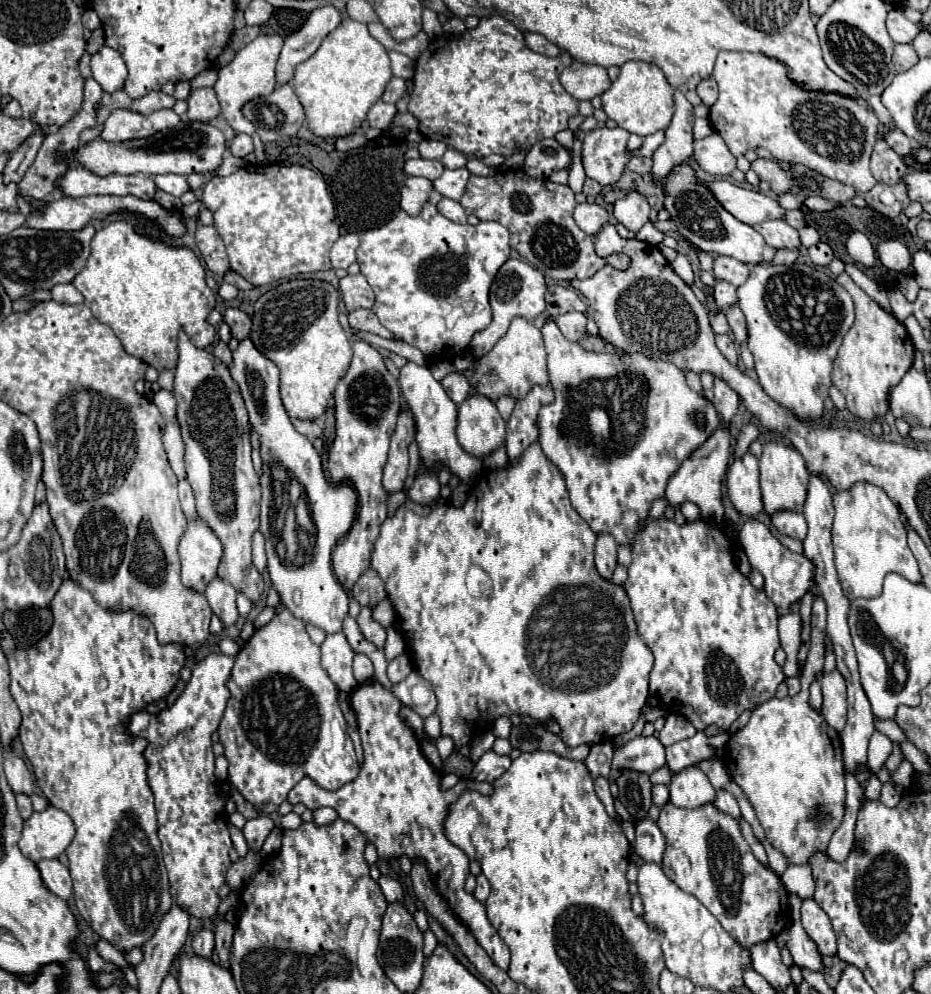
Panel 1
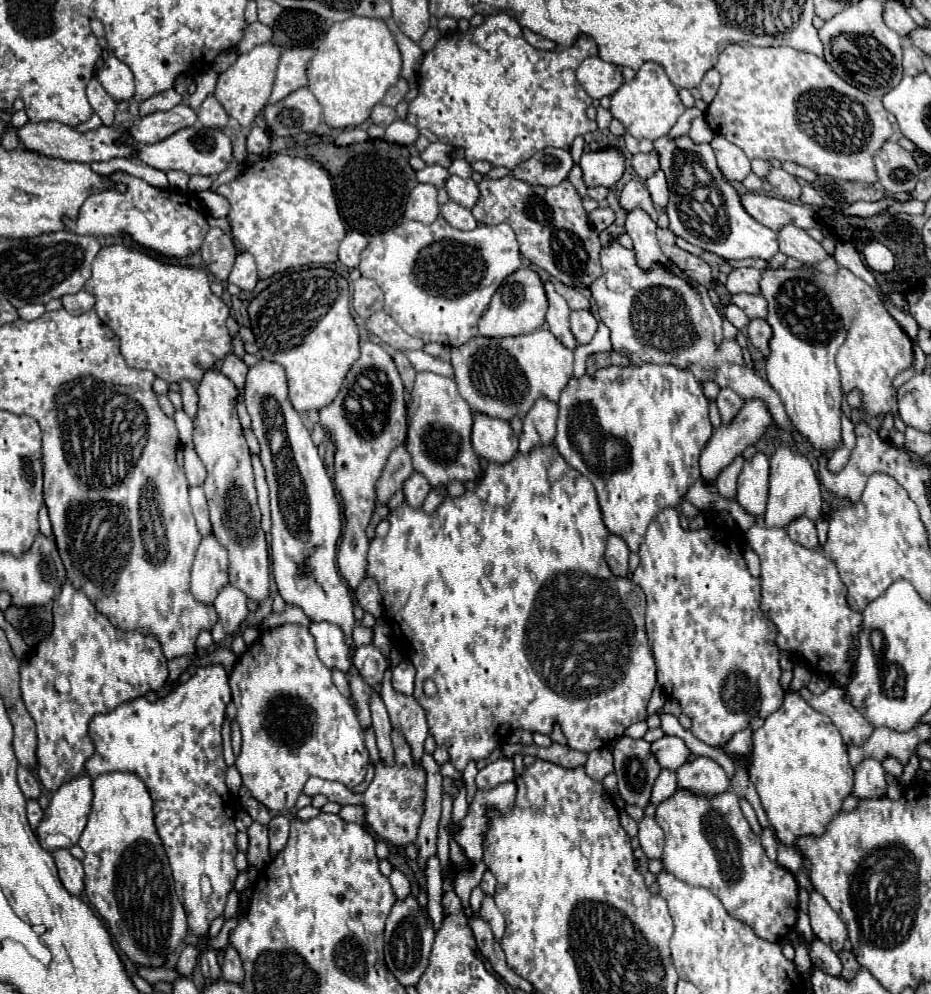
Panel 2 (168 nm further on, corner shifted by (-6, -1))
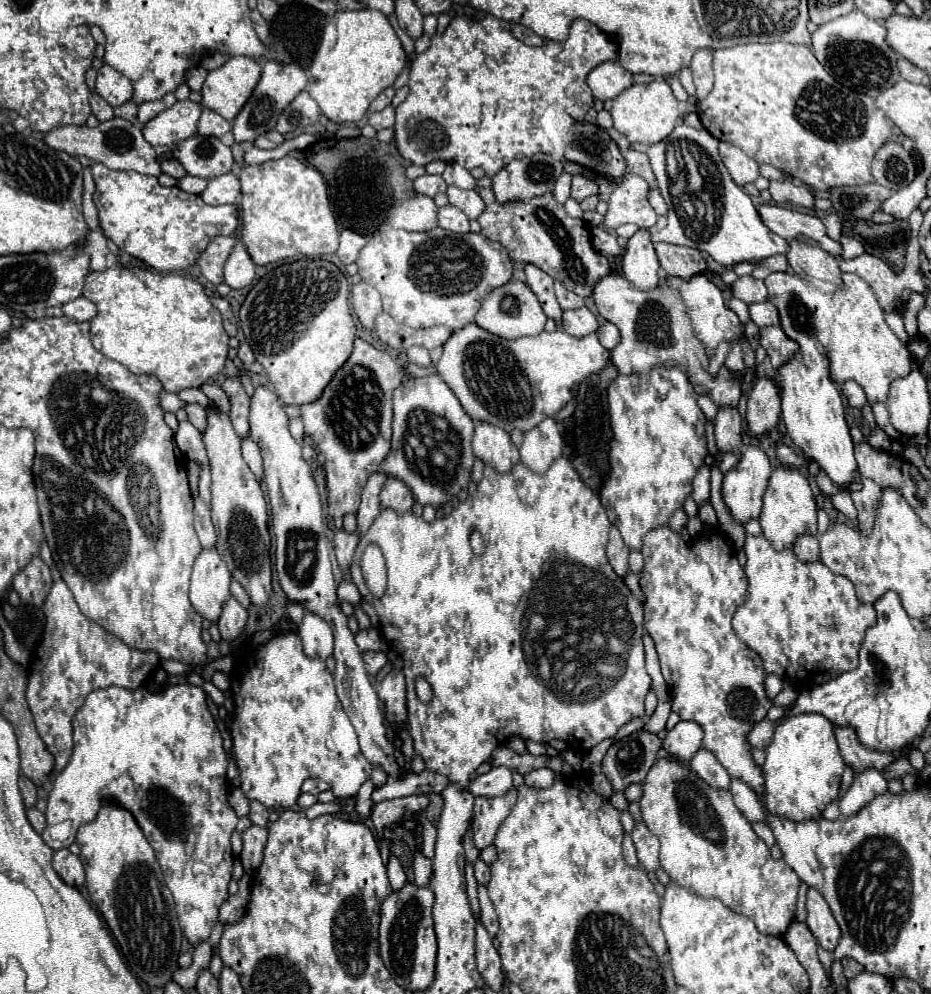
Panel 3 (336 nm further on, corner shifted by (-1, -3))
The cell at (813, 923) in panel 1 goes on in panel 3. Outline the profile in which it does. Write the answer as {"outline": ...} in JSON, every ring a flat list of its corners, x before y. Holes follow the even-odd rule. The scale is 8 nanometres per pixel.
{"outline":[[809,889,809,893,807,893,807,927,811,929,813,937,817,939,817,943,823,949,835,951,835,947,841,939,841,929,833,917,829,905,821,897,821,893,815,889]]}

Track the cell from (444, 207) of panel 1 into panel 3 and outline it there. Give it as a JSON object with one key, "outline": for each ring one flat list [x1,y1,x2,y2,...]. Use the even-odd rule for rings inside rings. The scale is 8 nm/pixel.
{"outline":[[447,205,439,209,439,227,453,233,469,233,469,219,461,209]]}

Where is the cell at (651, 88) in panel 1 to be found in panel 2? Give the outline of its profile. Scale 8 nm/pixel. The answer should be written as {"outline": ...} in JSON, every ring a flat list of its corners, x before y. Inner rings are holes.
{"outline":[[644,63,636,77,632,81,626,81,614,95,612,95,612,115,622,121,622,125,626,127,626,133,630,133,632,137,638,139,650,139,656,141,658,137,668,135,668,131,674,127,676,119,684,113,684,105,678,97,676,87,670,83,668,75,664,73,664,69,656,63]]}

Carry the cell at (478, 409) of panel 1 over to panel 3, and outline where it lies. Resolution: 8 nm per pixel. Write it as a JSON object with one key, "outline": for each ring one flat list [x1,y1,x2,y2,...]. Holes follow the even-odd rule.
{"outline":[[491,423,475,425,473,455,497,473,511,471,511,467,519,461,519,451,515,449,509,433]]}

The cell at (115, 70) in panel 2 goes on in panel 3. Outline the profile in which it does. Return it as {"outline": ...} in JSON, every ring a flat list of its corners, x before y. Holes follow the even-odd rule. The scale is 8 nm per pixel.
{"outline":[[103,65,99,69,95,91,113,107,131,101,131,95,133,95,131,81,123,73,119,73,117,69,113,69,109,65]]}

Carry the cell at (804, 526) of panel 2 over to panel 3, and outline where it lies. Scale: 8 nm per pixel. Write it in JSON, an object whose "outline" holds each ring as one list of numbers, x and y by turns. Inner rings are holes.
{"outline":[[805,533,799,535,793,543,793,551,801,561,817,561,819,559,819,541,817,537]]}

